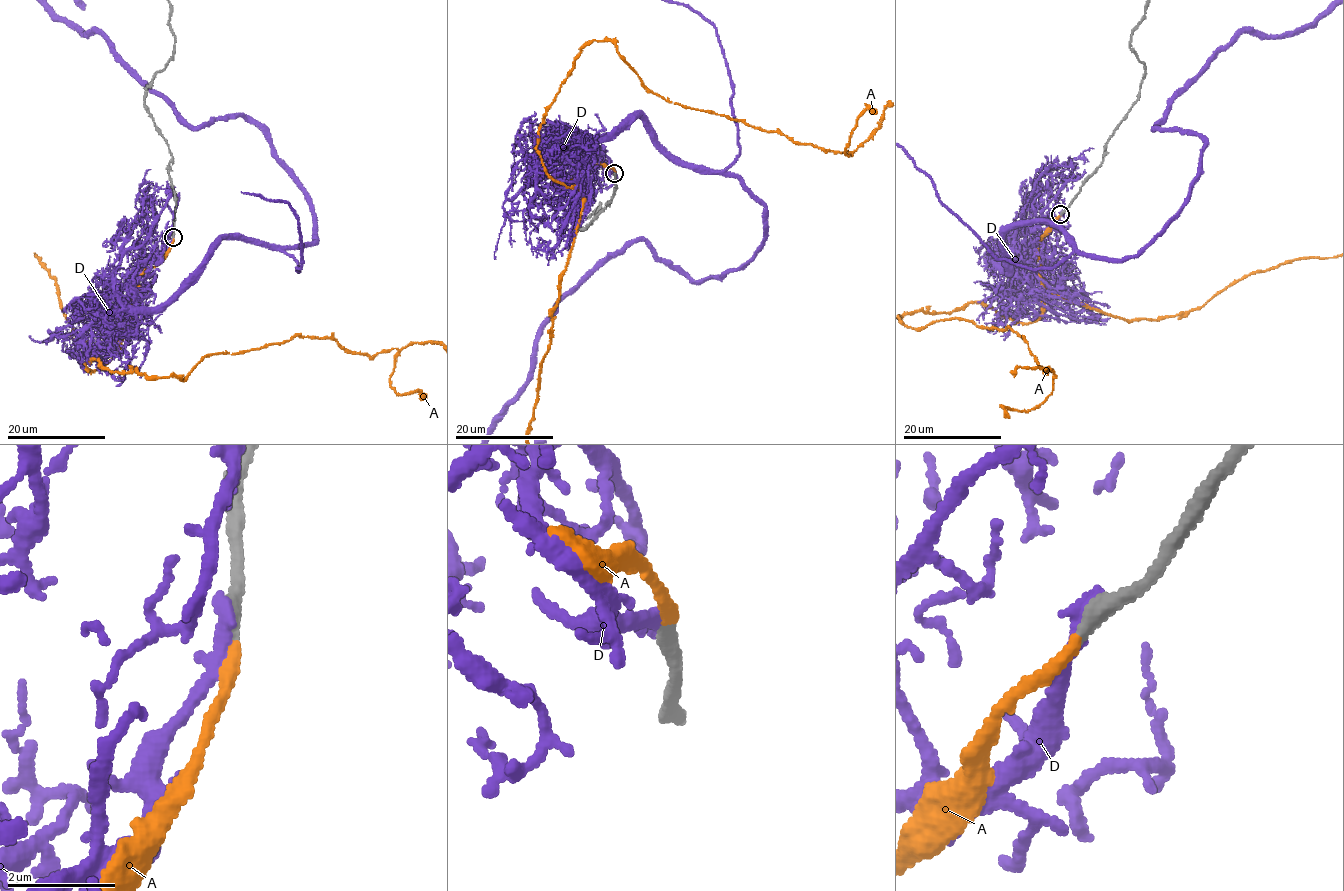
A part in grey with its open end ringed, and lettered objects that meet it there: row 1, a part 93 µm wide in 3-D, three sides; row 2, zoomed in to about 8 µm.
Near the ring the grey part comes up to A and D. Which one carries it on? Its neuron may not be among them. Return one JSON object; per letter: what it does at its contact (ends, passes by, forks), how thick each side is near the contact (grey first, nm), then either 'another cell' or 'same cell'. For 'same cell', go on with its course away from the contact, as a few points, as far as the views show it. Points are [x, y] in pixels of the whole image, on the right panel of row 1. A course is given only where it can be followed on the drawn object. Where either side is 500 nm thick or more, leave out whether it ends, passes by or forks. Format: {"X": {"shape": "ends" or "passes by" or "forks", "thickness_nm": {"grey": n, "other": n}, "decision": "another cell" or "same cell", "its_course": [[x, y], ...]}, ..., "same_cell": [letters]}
{"A": {"shape": "ends", "thickness_nm": {"grey": 320, "other": 240}, "decision": "same cell"}, "D": {"shape": "ends", "thickness_nm": {"grey": 360, "other": 320}, "decision": "another cell"}, "same_cell": ["A"]}

